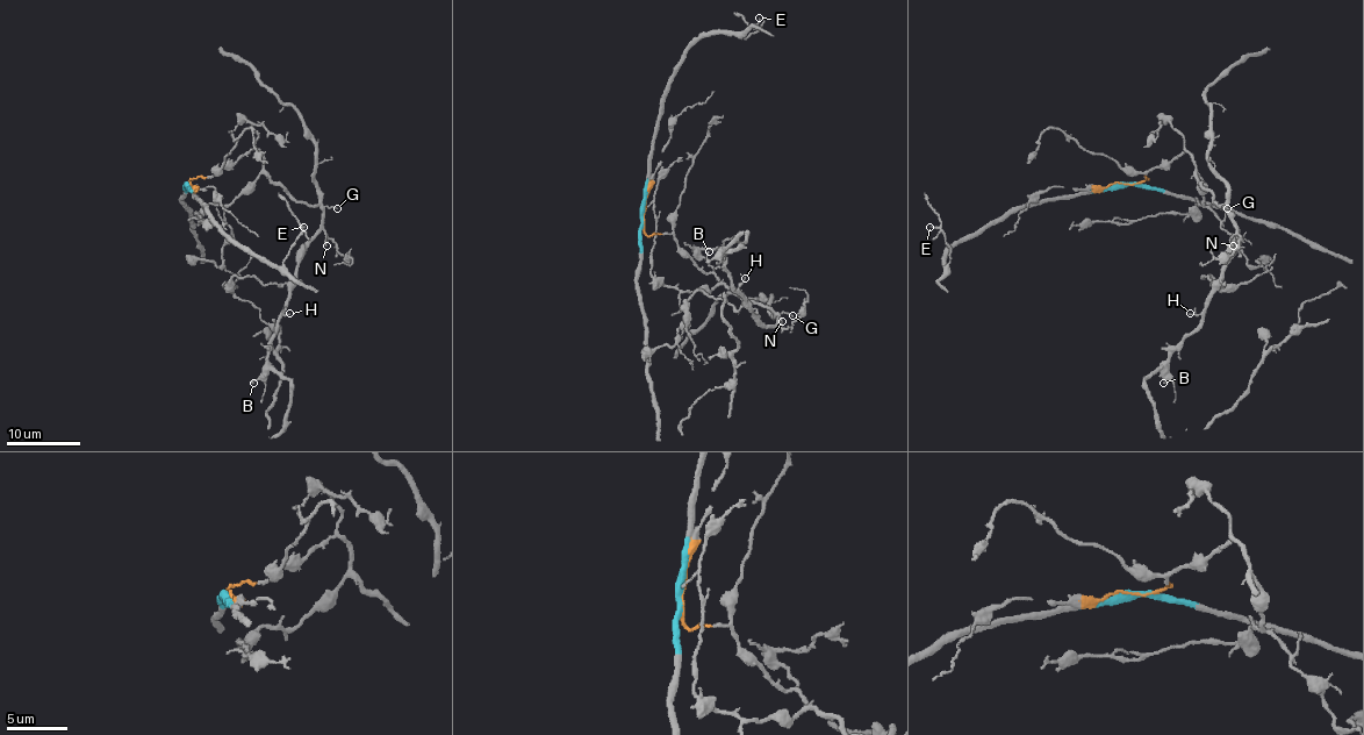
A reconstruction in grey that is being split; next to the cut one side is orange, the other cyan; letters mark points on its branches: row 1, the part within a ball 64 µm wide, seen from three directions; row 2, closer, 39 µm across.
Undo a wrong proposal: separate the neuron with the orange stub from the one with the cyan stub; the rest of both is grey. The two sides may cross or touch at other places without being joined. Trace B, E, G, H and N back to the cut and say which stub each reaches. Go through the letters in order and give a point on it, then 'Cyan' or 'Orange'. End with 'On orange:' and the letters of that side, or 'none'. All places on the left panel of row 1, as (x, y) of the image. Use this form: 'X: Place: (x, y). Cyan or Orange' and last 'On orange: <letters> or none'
B: Place: (253, 383). Orange
E: Place: (303, 227). Cyan
G: Place: (337, 208). Orange
H: Place: (289, 313). Orange
N: Place: (327, 245). Orange
On orange: B, G, H, N

